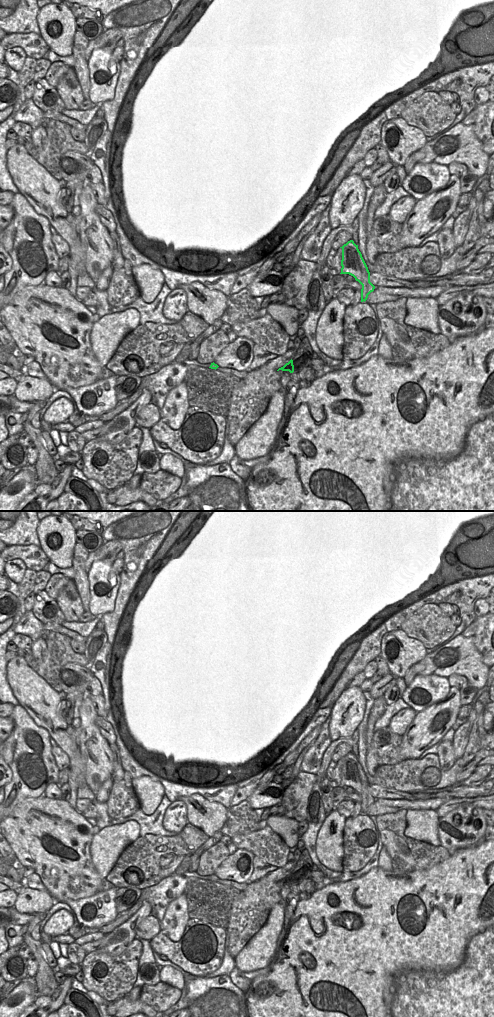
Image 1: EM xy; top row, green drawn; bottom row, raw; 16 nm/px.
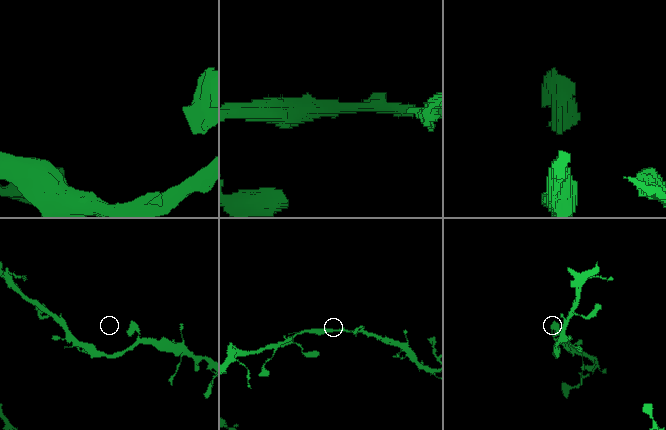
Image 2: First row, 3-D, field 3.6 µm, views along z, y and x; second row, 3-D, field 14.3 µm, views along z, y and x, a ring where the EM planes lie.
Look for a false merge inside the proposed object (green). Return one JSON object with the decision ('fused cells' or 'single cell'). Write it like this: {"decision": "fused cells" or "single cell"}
{"decision": "single cell"}

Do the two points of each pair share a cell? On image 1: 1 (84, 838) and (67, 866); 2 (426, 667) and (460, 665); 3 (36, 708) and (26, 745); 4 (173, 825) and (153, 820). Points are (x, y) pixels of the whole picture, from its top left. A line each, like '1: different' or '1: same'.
1: same
2: same
3: different
4: different

